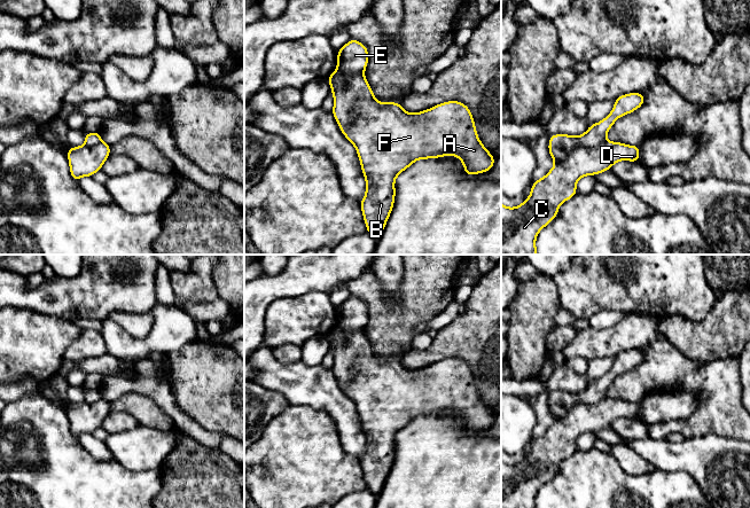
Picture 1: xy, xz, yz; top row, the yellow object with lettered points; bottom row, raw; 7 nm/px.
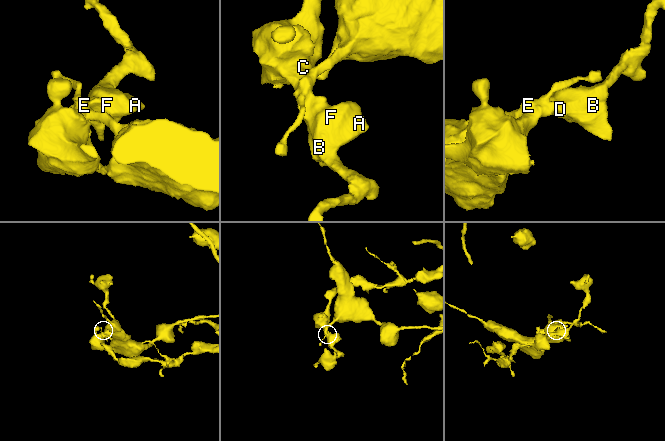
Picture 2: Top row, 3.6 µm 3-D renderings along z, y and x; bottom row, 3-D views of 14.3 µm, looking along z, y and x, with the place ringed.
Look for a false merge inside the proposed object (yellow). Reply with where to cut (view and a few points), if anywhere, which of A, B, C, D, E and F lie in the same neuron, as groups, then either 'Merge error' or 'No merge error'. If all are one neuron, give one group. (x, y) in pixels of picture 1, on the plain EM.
Split along yz (604, 397), (591, 403), (576, 404), (562, 417), (555, 420). Groups: A B C D F / E. Merge error

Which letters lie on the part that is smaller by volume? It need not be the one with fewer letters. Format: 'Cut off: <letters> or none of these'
Cut off: A, B, C, D, F

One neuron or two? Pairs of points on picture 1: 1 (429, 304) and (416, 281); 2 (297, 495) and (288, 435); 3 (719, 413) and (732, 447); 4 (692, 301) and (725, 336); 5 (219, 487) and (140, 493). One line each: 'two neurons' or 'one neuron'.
1: one neuron
2: one neuron
3: two neurons
4: two neurons
5: two neurons

